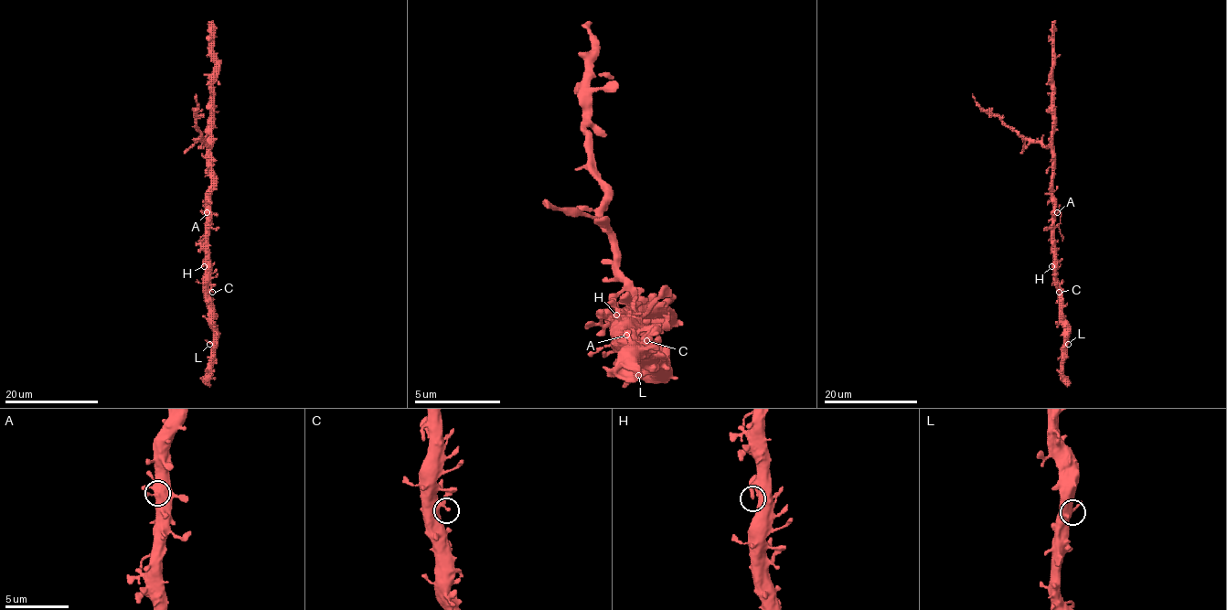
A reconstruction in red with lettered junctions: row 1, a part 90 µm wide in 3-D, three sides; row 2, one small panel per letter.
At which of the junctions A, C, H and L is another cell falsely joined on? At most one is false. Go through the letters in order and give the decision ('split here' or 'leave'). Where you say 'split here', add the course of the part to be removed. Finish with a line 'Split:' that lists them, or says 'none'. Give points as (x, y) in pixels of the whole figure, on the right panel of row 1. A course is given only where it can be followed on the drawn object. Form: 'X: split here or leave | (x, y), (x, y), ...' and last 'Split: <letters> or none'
A: split here | (1058, 213), (1061, 213), (1059, 230), (1062, 240)
C: leave
H: leave
L: leave
Split: A

